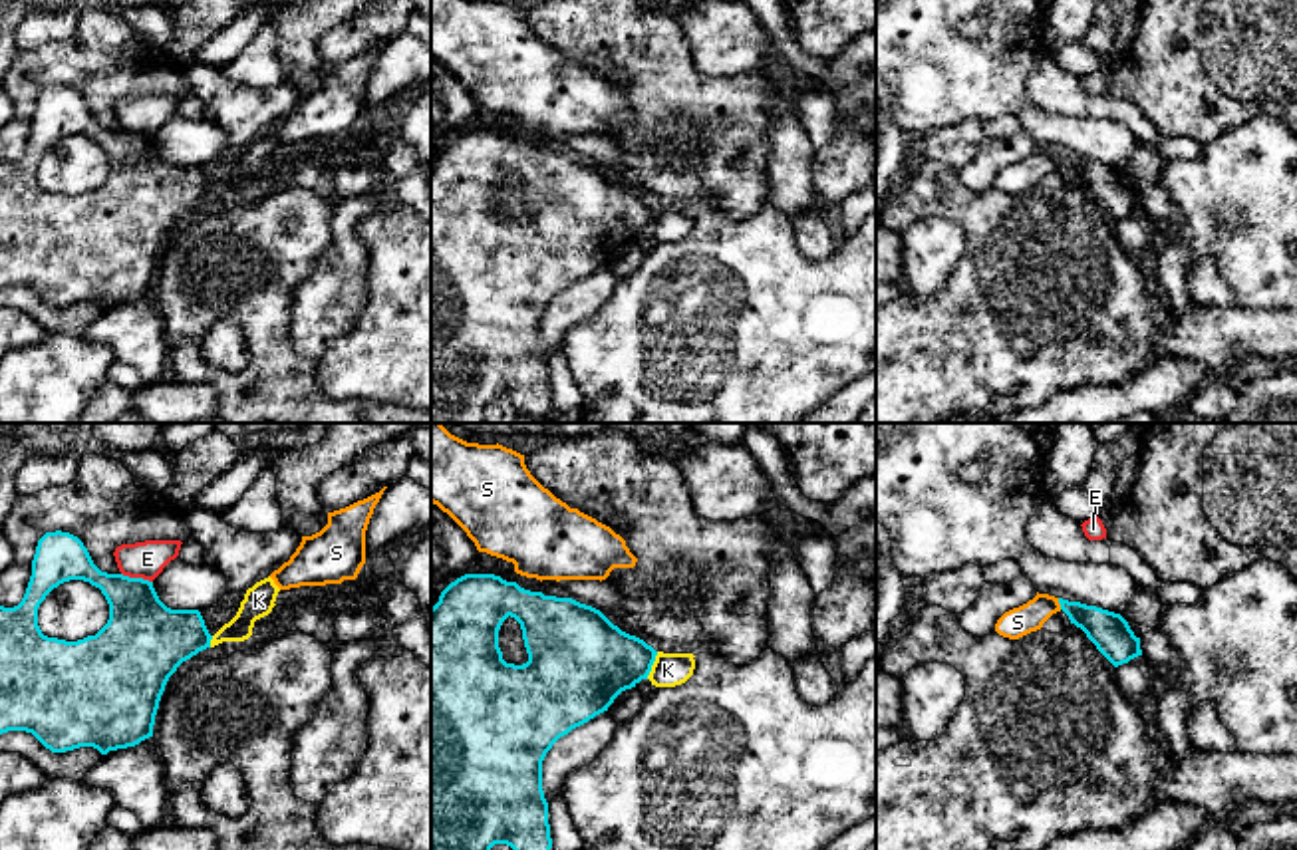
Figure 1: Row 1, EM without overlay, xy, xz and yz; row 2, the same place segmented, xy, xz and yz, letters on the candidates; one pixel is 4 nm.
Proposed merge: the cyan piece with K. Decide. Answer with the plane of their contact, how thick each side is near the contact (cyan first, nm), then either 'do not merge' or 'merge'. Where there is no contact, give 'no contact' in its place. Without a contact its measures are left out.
contact in xz; calibres 360 and 140 nm; do not merge

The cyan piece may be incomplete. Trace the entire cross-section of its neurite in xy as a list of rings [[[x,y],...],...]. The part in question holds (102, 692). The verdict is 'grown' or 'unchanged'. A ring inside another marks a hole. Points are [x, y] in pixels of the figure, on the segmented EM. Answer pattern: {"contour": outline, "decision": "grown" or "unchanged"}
{"contour": [[[62,530],[46,532],[38,540],[22,602],[14,608],[0,606],[0,735],[8,731],[32,733],[52,753],[93,747],[107,755],[135,747],[153,737],[155,715],[169,677],[183,661],[211,647],[211,639],[199,610],[167,608],[153,582],[101,572],[77,536]],[[70,580],[89,582],[101,590],[109,604],[107,624],[95,636],[77,641],[48,638],[38,626],[40,604],[54,588]]], "decision": "unchanged"}

